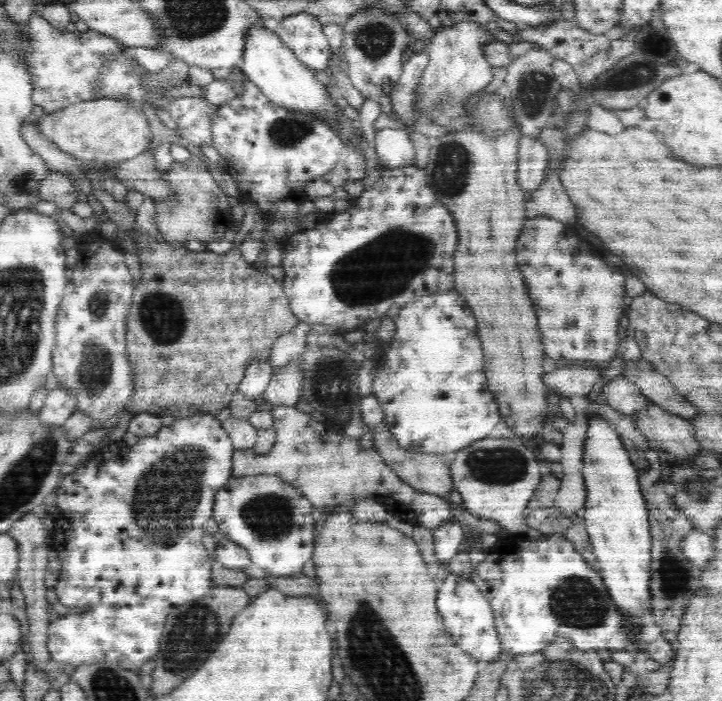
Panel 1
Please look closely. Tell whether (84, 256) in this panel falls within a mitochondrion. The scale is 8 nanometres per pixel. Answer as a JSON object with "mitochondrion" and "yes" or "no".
{"mitochondrion":"no"}

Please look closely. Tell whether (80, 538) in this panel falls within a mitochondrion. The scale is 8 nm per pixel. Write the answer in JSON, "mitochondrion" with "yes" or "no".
{"mitochondrion":"no"}

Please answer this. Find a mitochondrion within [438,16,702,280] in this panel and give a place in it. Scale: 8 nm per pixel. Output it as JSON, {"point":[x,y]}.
{"point":[627,77]}

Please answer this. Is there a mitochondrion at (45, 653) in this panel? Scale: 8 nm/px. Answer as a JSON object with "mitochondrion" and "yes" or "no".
{"mitochondrion":"no"}

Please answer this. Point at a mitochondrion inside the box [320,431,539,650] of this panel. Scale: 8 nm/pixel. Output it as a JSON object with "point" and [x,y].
{"point":[502,464]}

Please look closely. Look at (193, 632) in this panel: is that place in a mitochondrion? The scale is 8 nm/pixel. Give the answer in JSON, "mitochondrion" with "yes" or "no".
{"mitochondrion":"yes"}

